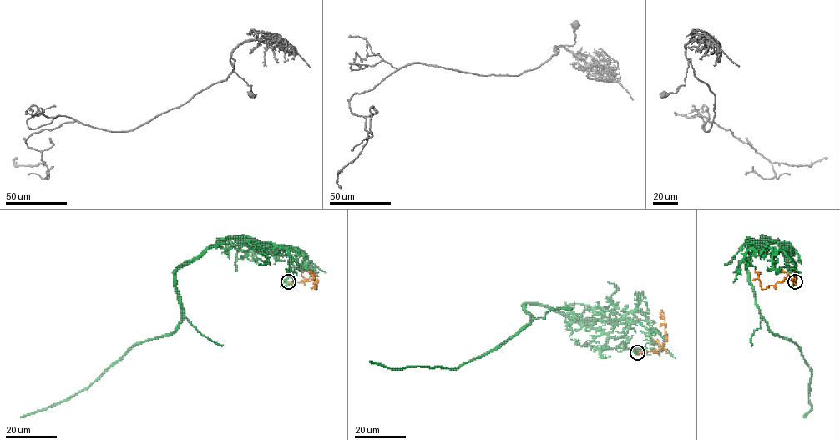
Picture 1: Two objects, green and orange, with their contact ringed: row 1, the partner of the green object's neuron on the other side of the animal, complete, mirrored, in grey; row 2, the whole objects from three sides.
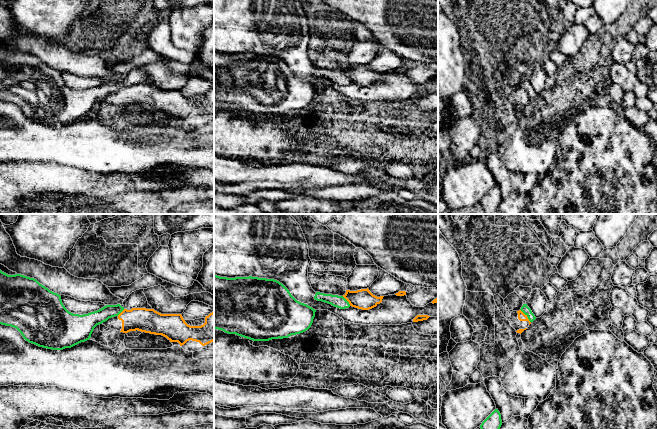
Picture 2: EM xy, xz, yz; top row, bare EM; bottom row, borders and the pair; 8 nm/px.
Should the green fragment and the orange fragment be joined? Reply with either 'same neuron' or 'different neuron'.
different neuron

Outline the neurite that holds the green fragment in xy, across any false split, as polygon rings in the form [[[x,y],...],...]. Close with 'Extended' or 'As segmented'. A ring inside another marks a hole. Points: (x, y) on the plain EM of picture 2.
[[[0,46],[0,100],[16,104],[29,119],[39,123],[63,126],[90,115],[94,104],[118,92],[124,83],[106,81],[88,90],[73,90],[62,79],[61,72],[36,55],[21,50],[8,51]]]. As segmented

